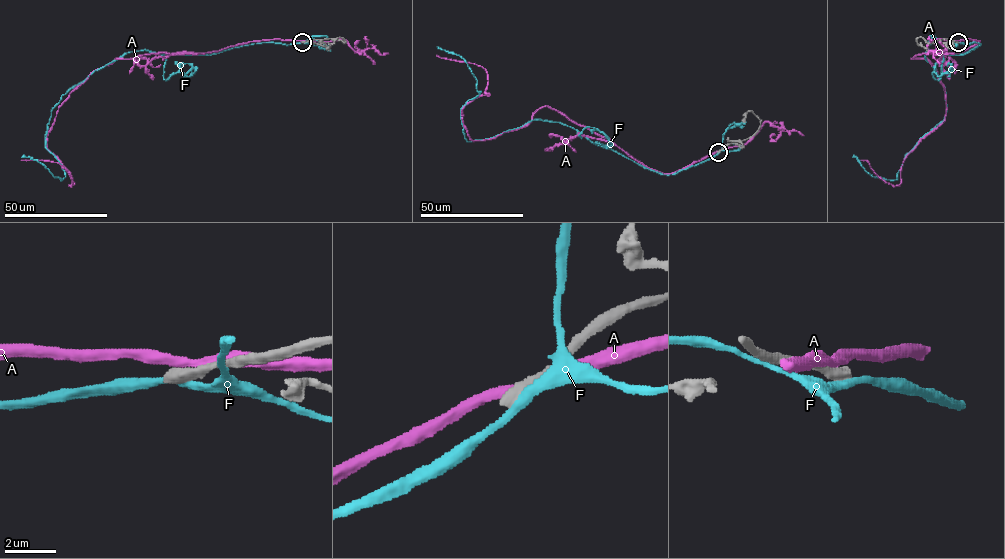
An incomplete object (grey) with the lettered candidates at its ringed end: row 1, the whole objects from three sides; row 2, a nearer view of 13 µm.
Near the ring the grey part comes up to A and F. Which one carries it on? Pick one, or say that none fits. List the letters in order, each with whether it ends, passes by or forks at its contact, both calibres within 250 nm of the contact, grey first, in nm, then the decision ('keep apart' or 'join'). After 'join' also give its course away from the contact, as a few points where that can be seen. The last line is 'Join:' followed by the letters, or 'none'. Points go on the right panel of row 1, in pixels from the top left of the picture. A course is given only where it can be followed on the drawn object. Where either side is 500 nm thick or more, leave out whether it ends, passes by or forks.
A: it passes by; calibres 400 and 360 nm; keep apart
F: calibres 650 and 340 nm; keep apart
Join: none

